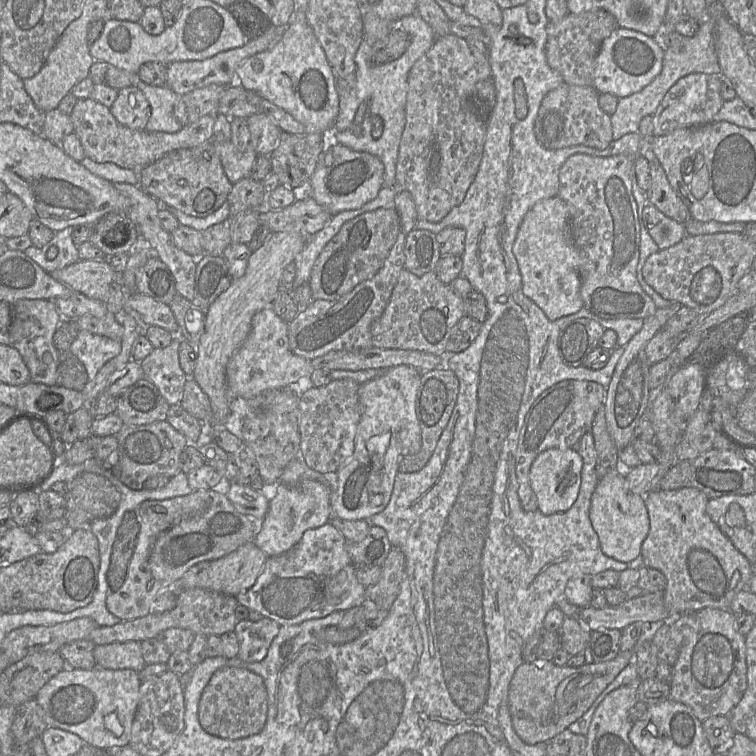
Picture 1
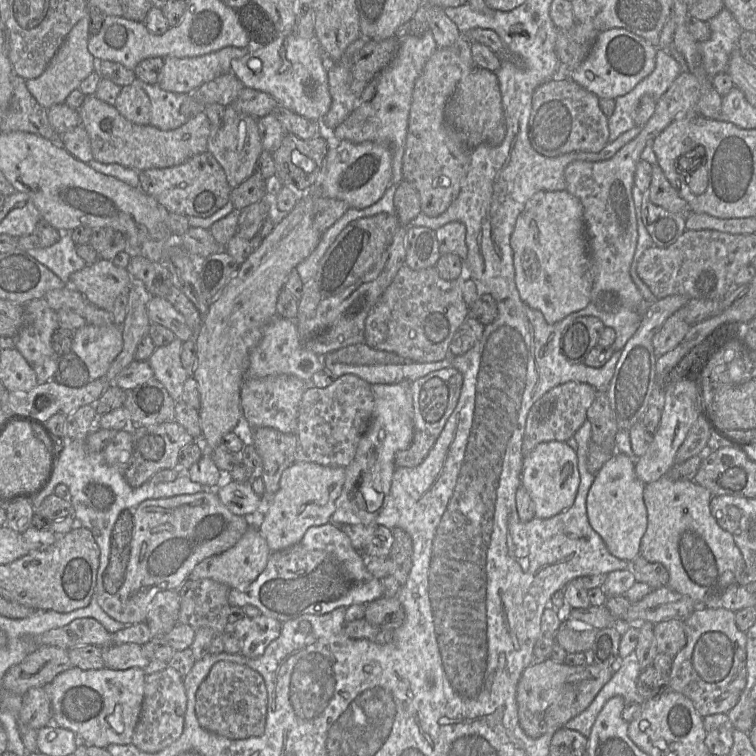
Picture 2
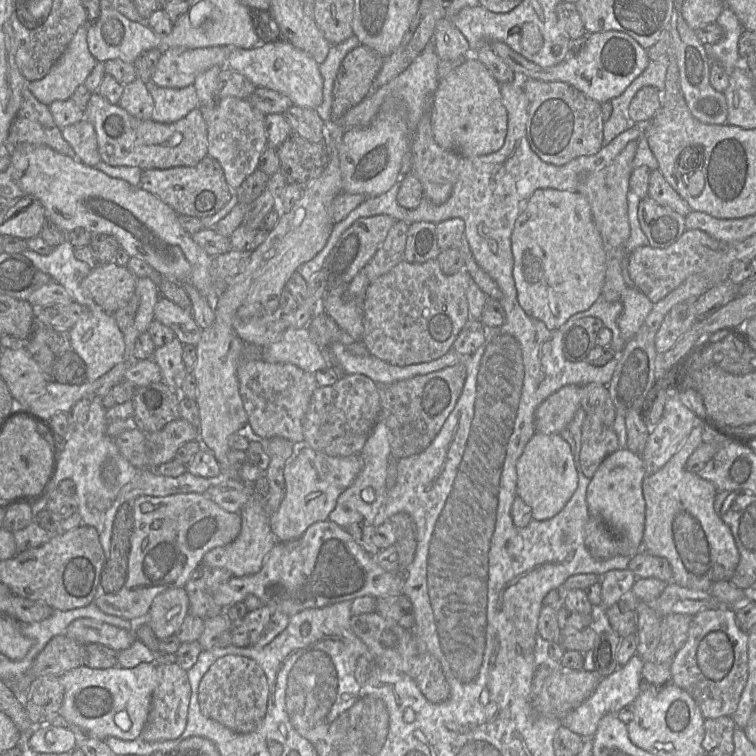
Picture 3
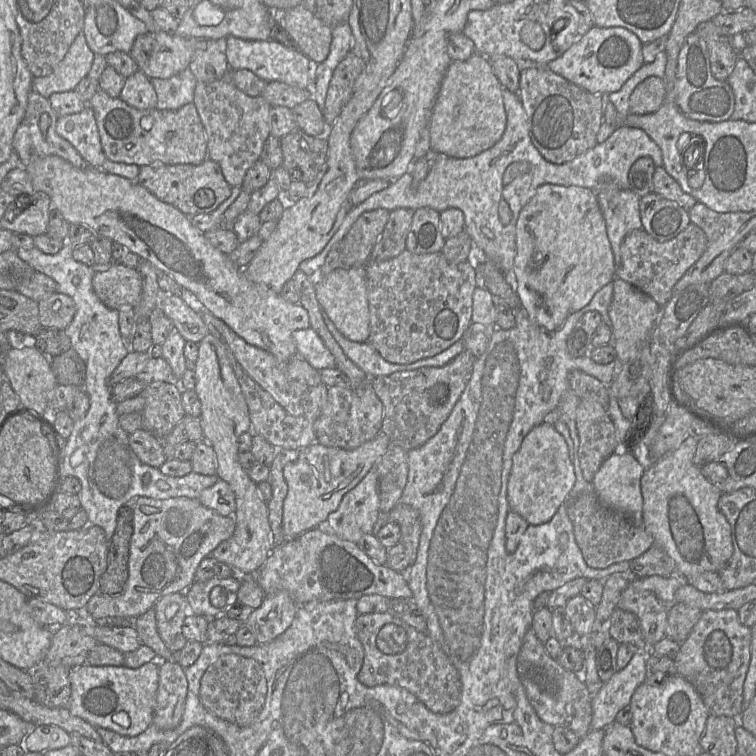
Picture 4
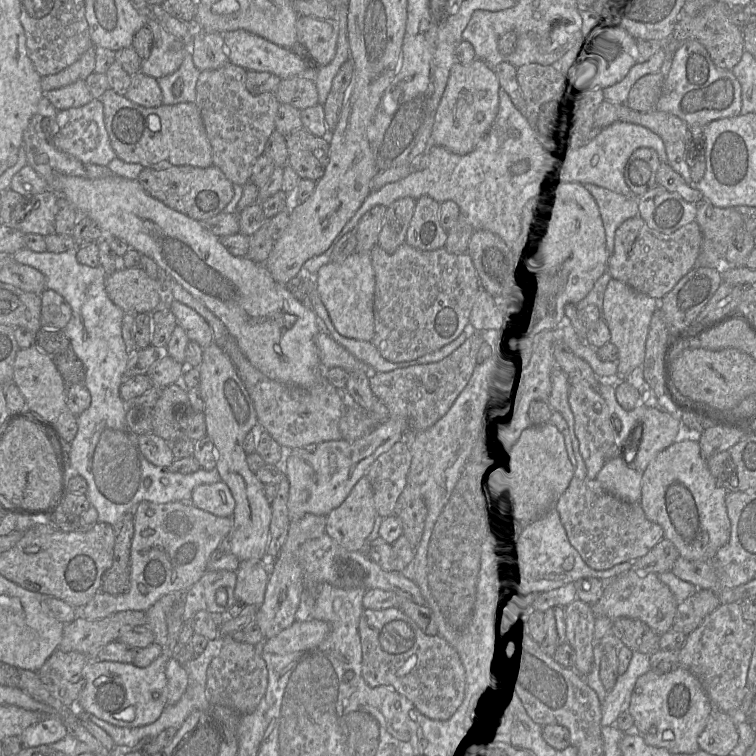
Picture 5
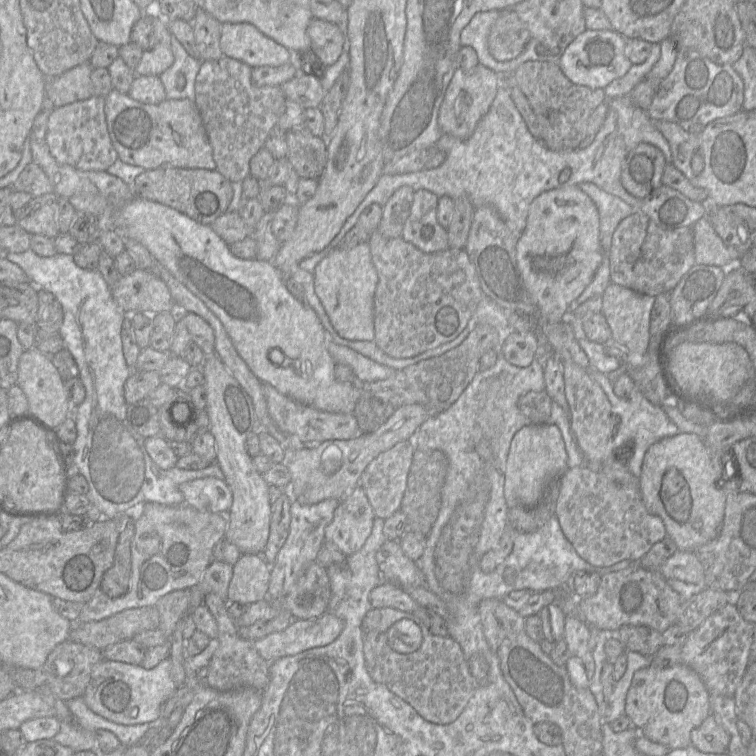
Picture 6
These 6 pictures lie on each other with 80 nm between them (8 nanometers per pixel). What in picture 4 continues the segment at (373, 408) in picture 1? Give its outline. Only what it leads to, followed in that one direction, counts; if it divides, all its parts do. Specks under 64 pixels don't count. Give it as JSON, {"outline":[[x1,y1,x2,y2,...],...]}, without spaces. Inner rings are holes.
{"outline":[[376,464,352,490,342,498,338,509,328,515,327,530,342,540,357,543,364,534,372,533,380,515,380,499]]}

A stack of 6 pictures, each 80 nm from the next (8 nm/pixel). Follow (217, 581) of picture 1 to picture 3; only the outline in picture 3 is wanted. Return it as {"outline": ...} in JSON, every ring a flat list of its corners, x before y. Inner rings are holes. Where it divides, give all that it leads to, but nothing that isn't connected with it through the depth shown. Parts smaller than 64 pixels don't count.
{"outline":[[251,493,240,511,240,516,242,521,241,531,237,538,230,544,216,547,207,552,202,558,202,564,226,569,237,577,253,575,260,571,267,555,277,542,270,528,269,515,263,499]]}

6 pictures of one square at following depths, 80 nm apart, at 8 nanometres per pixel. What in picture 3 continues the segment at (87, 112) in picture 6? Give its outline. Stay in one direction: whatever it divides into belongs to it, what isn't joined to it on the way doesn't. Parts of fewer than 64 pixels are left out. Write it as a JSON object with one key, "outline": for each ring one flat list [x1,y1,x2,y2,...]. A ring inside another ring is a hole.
{"outline":[[87,119,62,128,61,133,81,162,95,167,101,161,95,129]]}

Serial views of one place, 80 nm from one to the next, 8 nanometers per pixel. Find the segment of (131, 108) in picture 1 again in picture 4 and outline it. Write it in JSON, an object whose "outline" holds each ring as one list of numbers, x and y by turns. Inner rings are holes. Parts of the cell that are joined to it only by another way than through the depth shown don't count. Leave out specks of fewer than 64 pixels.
{"outline":[[139,69,126,78,119,98,139,110,156,108,157,94,151,80]]}

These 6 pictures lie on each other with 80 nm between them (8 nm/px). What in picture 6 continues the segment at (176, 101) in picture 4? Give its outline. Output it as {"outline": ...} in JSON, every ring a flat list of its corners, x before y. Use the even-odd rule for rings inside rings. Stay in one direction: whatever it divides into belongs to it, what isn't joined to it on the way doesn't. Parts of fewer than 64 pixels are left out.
{"outline":[[171,34,173,64,159,75,166,93,166,99,195,101,195,80,201,67,201,60,187,53,183,45]]}

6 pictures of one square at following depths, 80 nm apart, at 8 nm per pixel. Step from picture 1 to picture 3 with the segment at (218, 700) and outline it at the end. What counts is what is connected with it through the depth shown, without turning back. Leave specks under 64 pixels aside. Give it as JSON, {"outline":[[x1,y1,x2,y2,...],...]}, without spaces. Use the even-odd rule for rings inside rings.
{"outline":[[227,655,217,659,198,687,201,713,237,733,254,731,262,722,268,703,268,682,262,668,251,658]]}

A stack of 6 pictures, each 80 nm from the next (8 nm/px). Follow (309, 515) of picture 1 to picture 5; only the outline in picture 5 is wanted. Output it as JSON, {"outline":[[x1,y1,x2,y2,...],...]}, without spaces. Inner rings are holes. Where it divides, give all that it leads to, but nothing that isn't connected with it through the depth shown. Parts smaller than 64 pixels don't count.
{"outline":[[389,417,372,433,354,442,345,440,326,441,318,445,308,445,287,451,286,459,280,465,289,482,289,498,287,502,290,521,296,521,306,514,327,516,339,507,348,497,356,483,366,474,371,464,383,453,389,451,396,443,405,439,407,422,403,418]]}

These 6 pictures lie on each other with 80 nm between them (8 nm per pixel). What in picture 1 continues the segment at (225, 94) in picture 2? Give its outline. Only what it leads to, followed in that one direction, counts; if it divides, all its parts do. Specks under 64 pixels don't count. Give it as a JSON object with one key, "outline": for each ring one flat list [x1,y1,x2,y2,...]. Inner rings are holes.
{"outline":[[211,84,184,95,174,106,174,115,183,125,197,121,204,115,215,114,219,100,227,86]]}

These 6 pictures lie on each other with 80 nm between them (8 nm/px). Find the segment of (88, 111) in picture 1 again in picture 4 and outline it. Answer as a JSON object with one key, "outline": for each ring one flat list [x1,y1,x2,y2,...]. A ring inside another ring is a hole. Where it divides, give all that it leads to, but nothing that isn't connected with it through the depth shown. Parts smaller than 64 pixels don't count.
{"outline":[[103,90,97,92,87,103,94,112,100,142,106,158,113,162,147,165,199,165,208,158,207,136,194,103,186,104,177,110,139,110,123,100,109,96]]}

